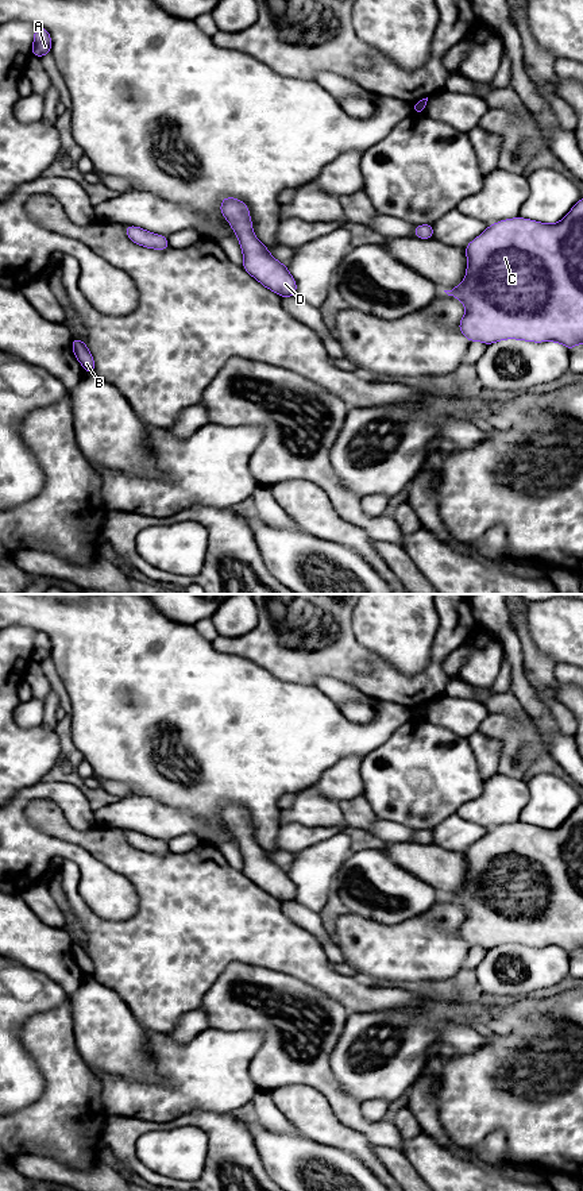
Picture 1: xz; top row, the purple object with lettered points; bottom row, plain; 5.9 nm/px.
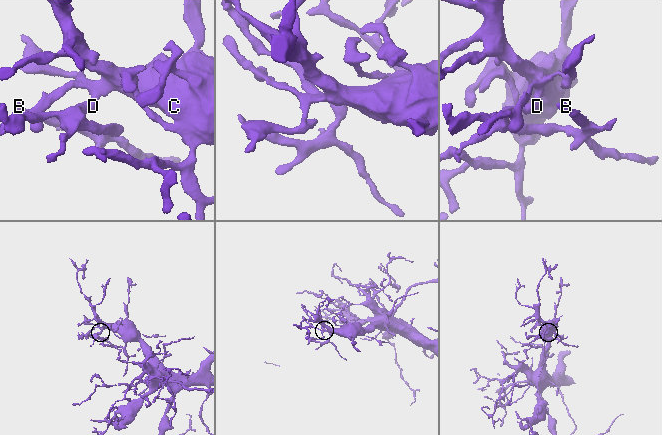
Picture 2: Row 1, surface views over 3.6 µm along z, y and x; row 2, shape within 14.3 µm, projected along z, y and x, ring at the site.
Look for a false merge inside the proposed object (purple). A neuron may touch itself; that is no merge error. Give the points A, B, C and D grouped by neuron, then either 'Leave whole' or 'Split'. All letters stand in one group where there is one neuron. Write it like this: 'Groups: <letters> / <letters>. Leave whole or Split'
Groups: A B C D. Leave whole

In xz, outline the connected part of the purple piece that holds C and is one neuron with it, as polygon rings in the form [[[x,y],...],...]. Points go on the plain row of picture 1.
[[[583,803],[568,820],[555,828],[544,829],[520,821],[489,830],[466,852],[467,878],[464,886],[444,895],[464,909],[466,920],[459,928],[459,936],[470,947],[483,947],[487,951],[503,944],[526,947],[557,947],[570,957],[583,948]]]

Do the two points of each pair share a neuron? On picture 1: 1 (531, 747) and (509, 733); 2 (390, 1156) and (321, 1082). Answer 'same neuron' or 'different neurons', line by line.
1: same neuron
2: different neurons

